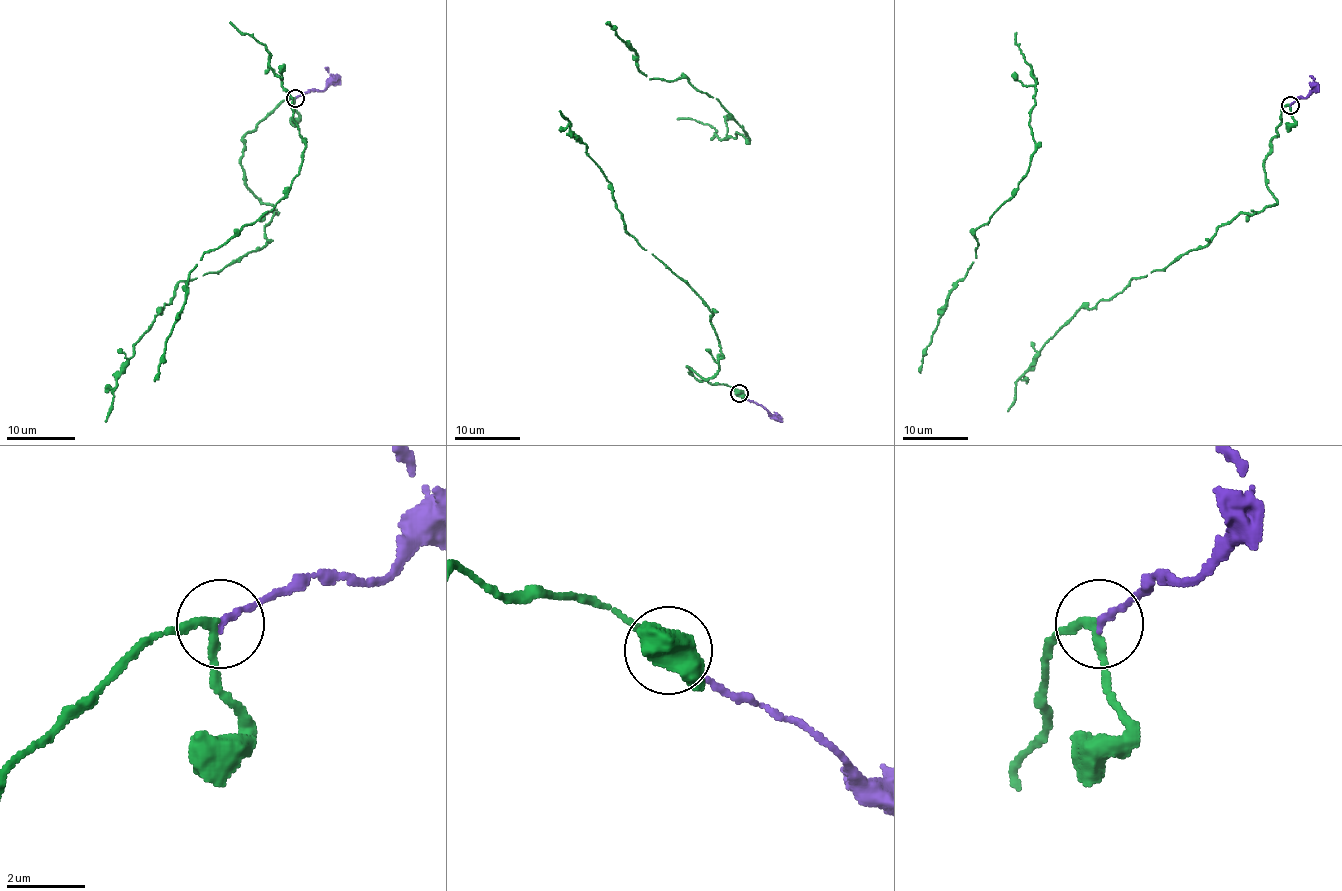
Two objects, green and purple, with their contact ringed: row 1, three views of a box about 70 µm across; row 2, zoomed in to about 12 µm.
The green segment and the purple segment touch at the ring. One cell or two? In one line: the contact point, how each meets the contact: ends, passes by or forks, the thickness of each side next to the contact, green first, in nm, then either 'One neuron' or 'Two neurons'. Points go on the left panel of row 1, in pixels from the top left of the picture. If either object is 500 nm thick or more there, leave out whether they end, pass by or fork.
Place: (295, 98). At the ring green passes by. At the ring purple ends. Thickness 190 nm (green) against 160 nm. One neuron

